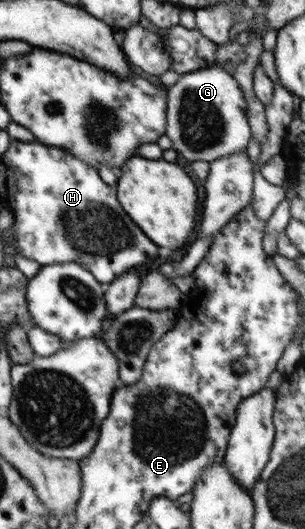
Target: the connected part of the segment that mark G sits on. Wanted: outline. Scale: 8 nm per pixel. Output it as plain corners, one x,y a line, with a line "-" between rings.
217,65
180,74
179,79
168,86
166,135
172,142
176,153
190,162
209,163
235,153
246,151
252,139
251,127
247,118
247,105
237,80

